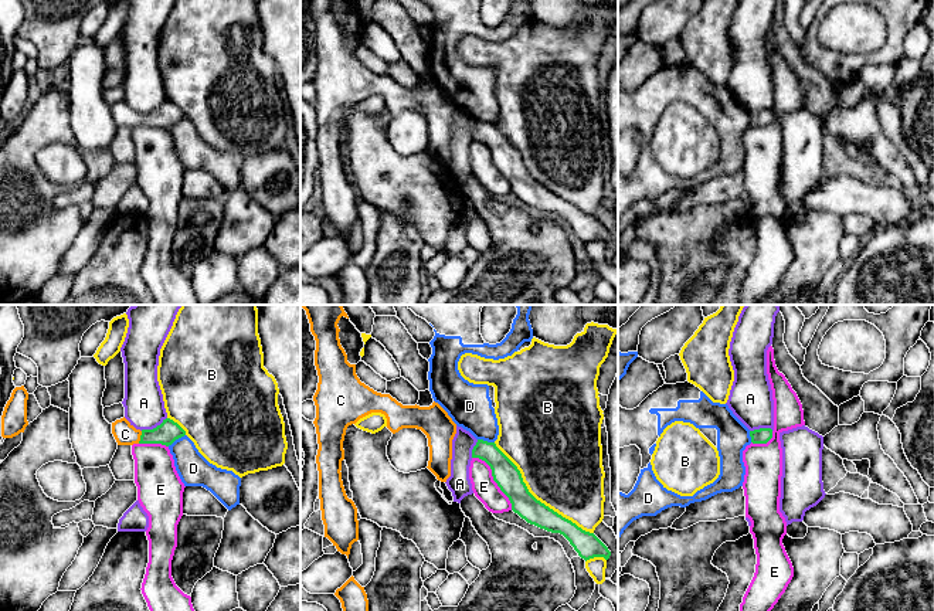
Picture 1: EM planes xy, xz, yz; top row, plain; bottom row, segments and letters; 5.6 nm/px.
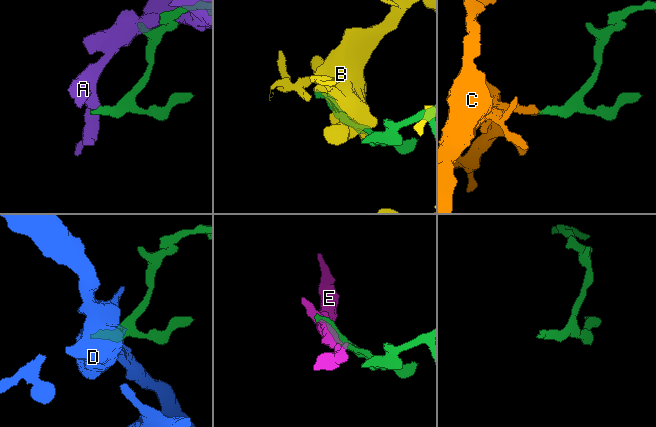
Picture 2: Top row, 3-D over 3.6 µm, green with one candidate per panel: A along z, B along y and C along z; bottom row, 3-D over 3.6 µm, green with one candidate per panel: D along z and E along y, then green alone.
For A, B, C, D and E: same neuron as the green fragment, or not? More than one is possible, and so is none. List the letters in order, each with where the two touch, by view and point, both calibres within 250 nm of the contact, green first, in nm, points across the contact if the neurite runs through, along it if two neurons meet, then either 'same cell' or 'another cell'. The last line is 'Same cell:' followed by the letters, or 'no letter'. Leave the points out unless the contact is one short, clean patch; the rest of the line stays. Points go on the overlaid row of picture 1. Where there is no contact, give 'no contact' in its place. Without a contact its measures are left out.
A: xy (153, 428) | 120/220 nm | another cell
B: xz (536, 499) | 150/460 nm | another cell
C: xy (141, 437) | 120/130 nm | across xy (167, 431), (159, 435), (141, 437), (125, 434) | same cell
D: xy (176, 438) | 120/180 nm | another cell
E: xz (493, 479) | 150/140 nm | another cell
Same cell: C

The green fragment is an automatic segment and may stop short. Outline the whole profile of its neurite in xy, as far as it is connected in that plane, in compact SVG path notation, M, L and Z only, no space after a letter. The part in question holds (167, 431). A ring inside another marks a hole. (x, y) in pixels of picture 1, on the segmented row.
M125 417L112 422L112 434L118 445L162 444L171 445L186 435L186 431L173 420L166 418L153 430L136 430Z

